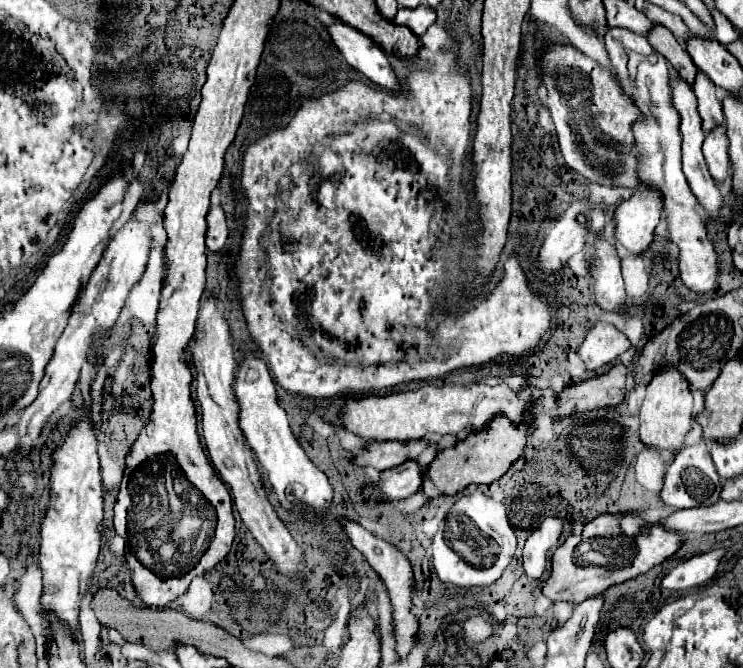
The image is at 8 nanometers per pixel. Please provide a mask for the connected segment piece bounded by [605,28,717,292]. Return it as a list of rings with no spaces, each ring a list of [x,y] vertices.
[[[609,28],[605,34],[605,46],[613,62],[613,70],[621,80],[621,86],[637,100],[637,106],[643,110],[645,120],[633,126],[635,130],[635,154],[639,156],[637,174],[643,184],[661,188],[665,200],[665,216],[669,222],[671,242],[679,246],[679,270],[681,280],[687,288],[695,292],[709,292],[715,288],[717,280],[717,254],[713,242],[693,210],[695,196],[689,190],[685,174],[681,172],[681,134],[679,134],[679,116],[669,104],[669,64],[667,60],[647,42],[645,36],[635,34],[627,28]]]

